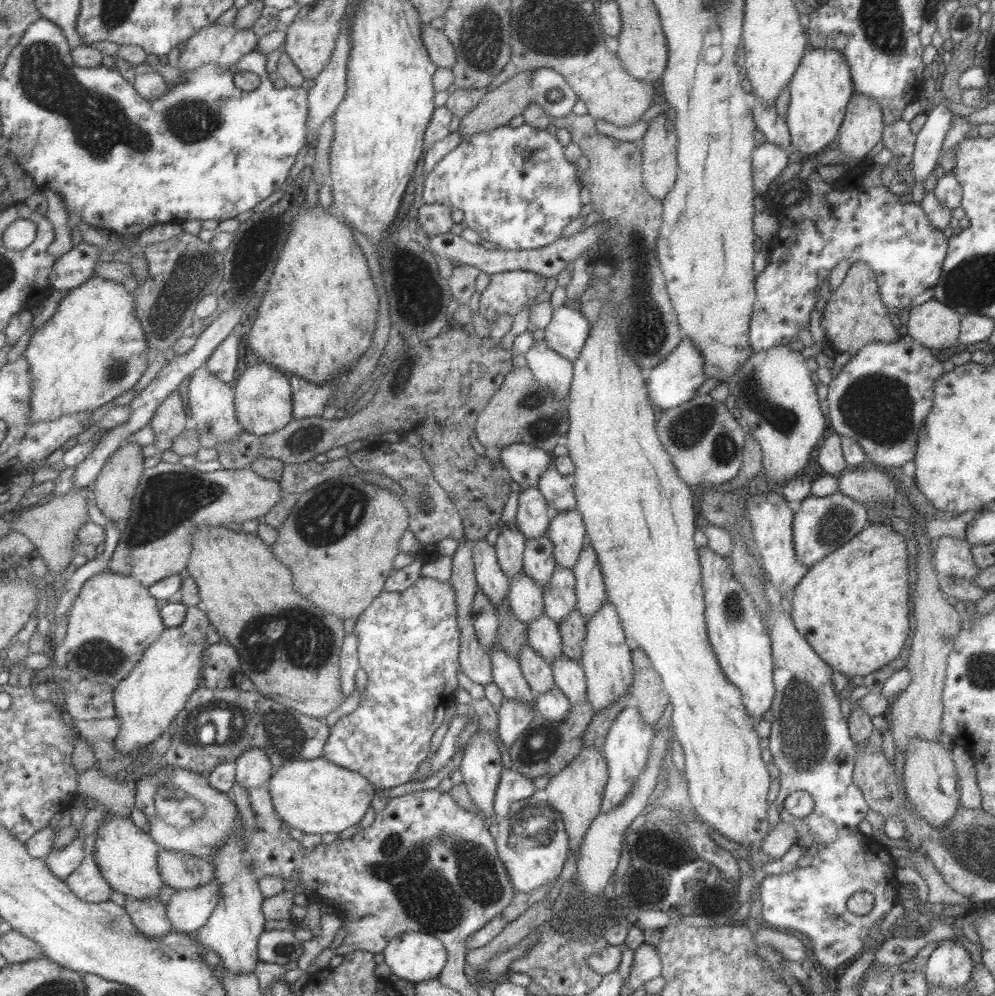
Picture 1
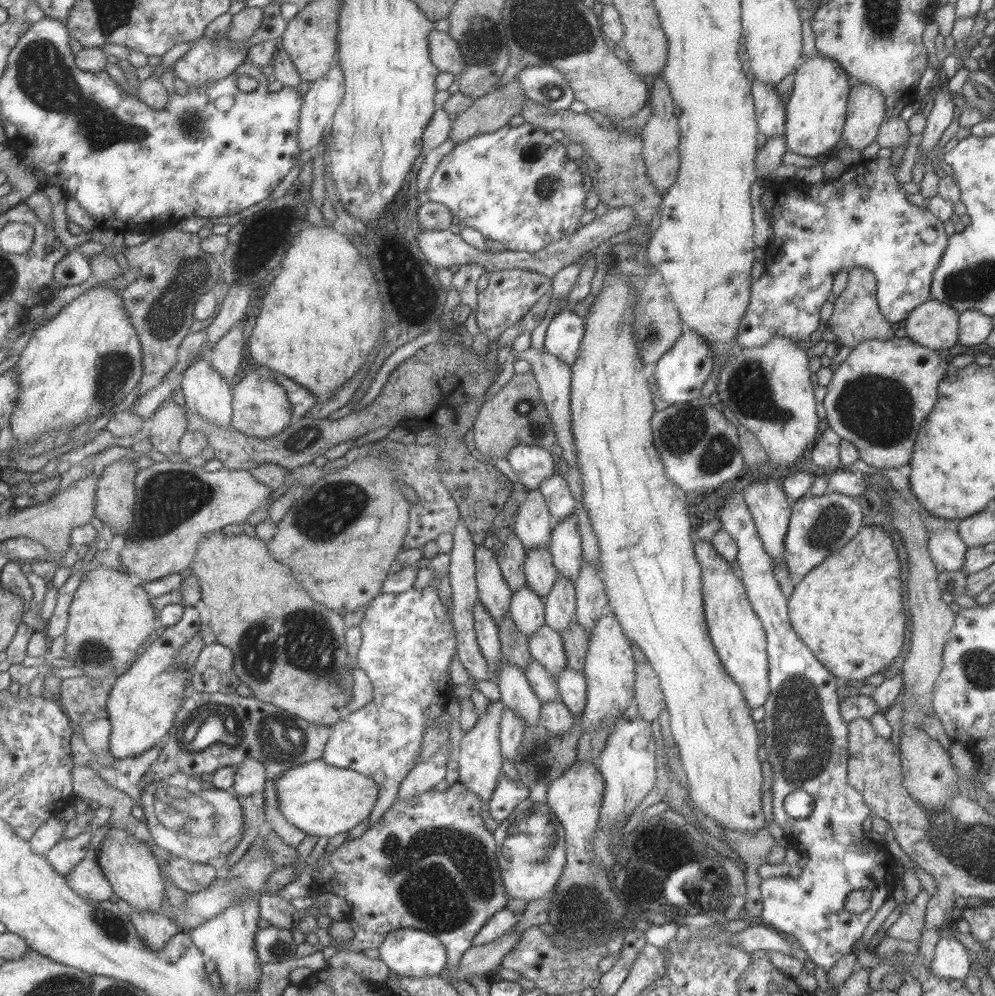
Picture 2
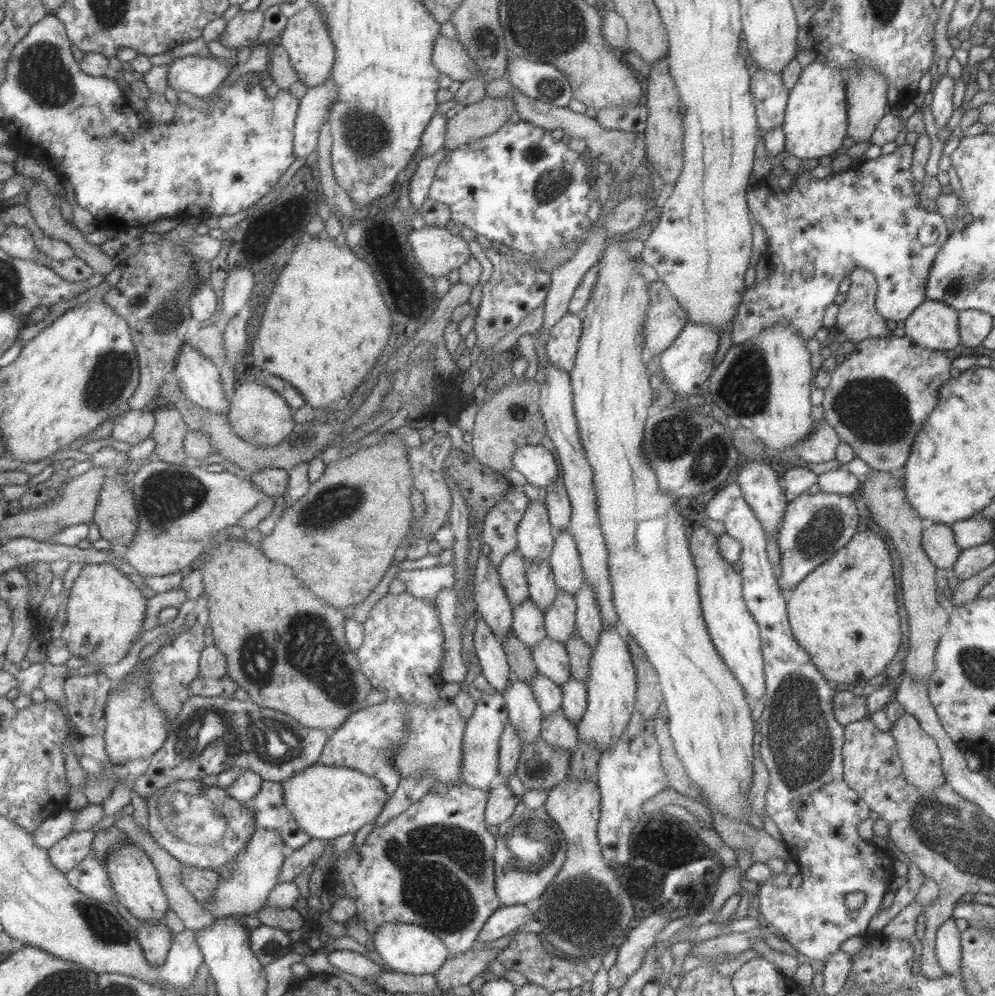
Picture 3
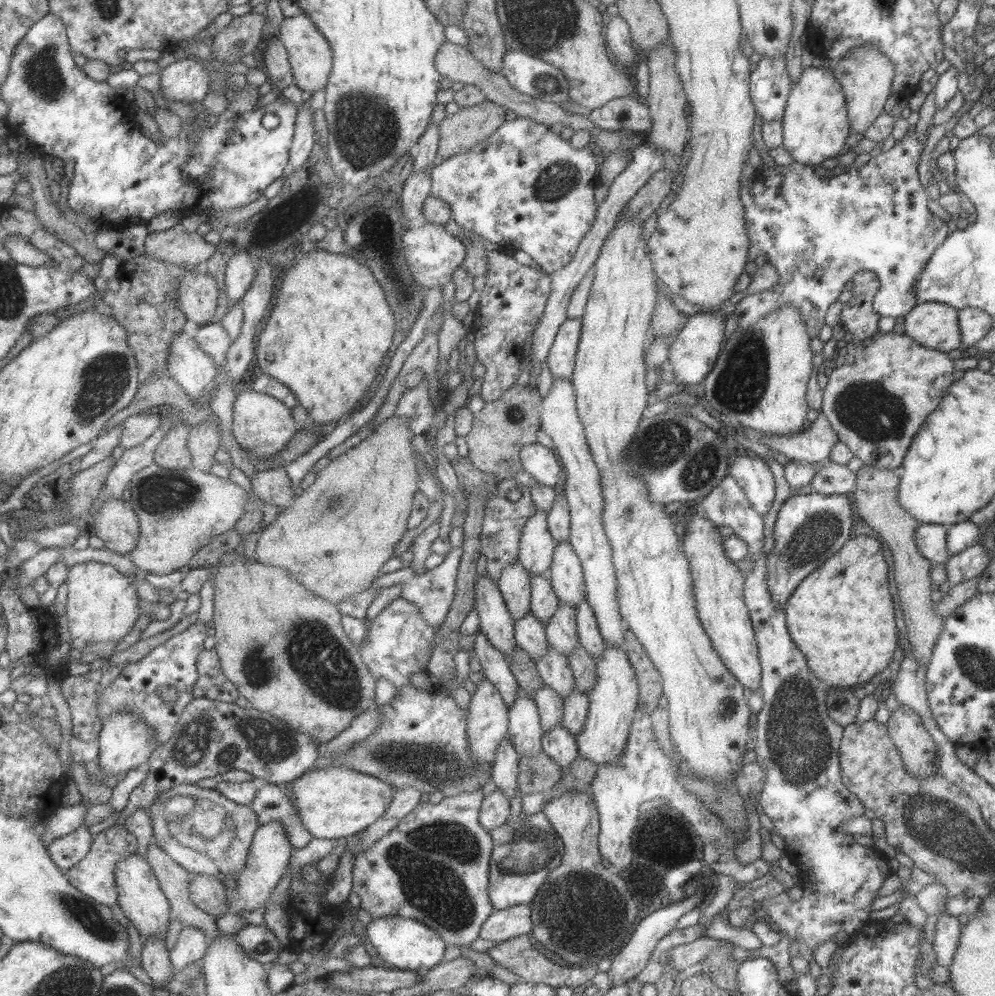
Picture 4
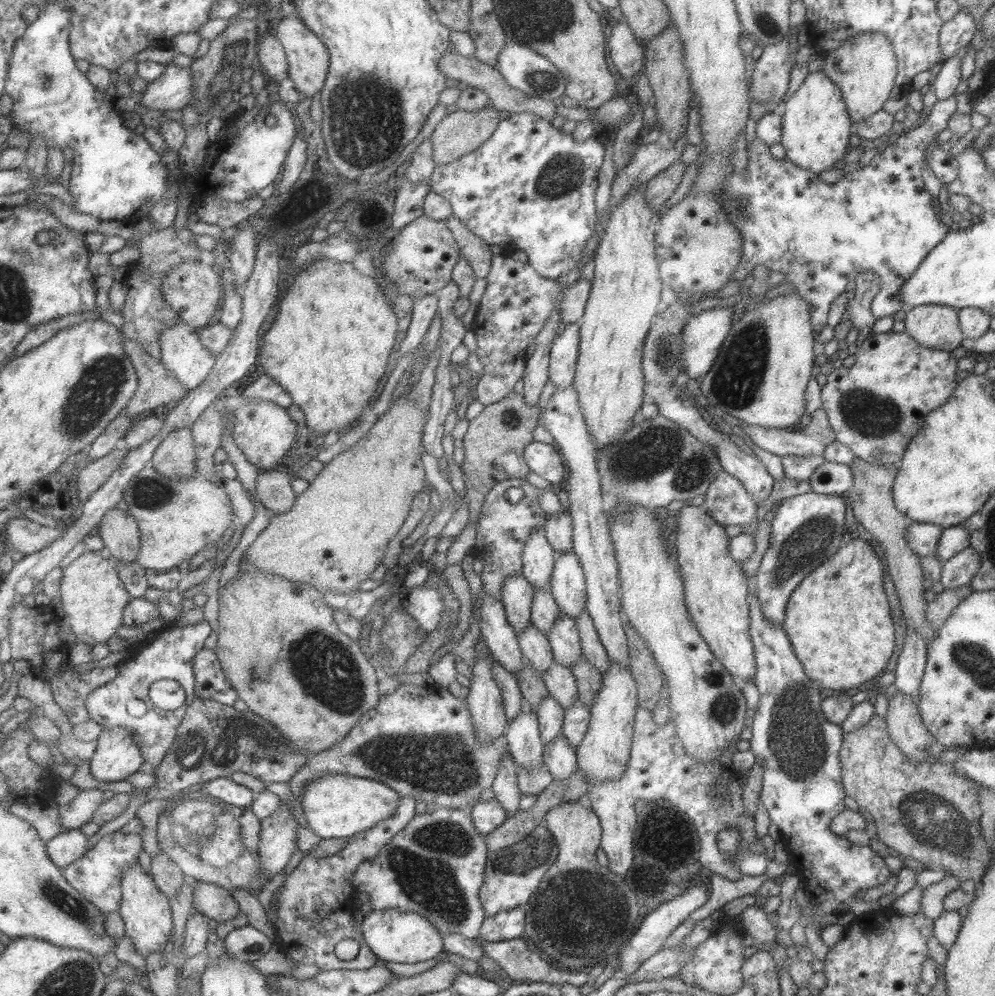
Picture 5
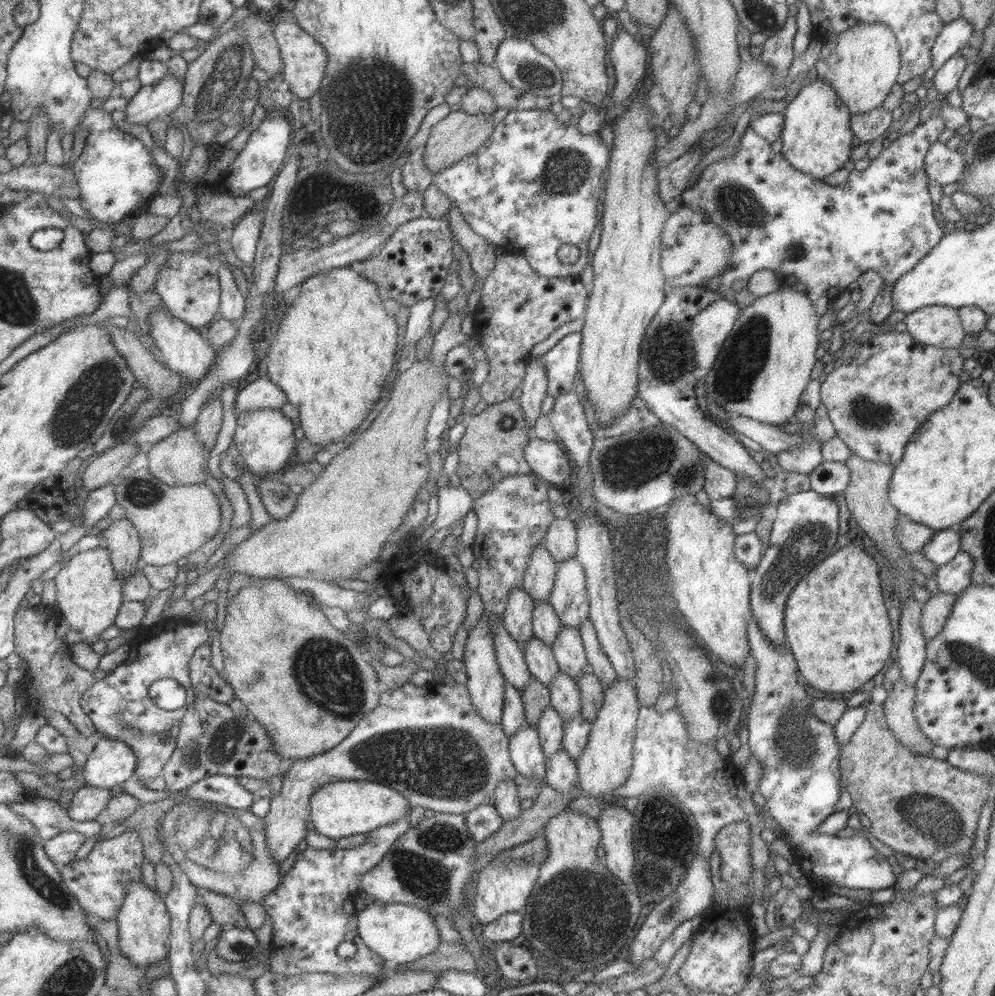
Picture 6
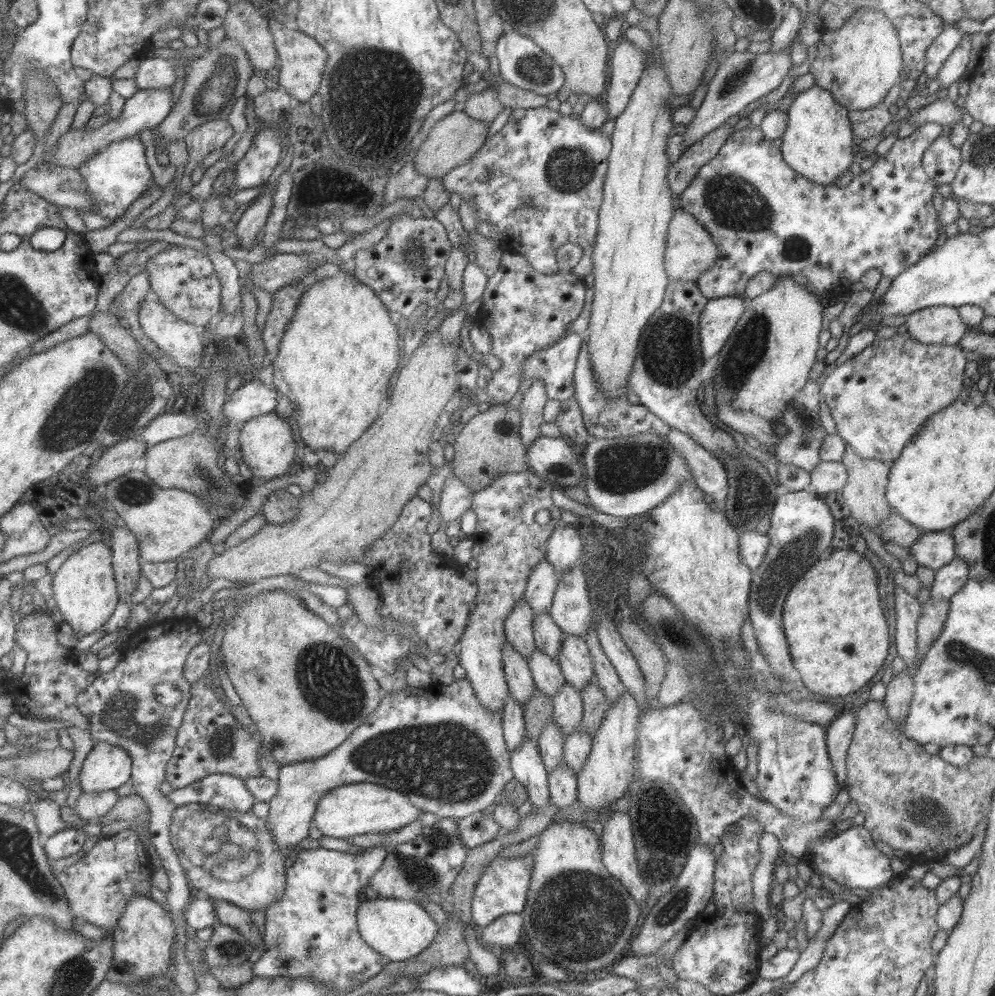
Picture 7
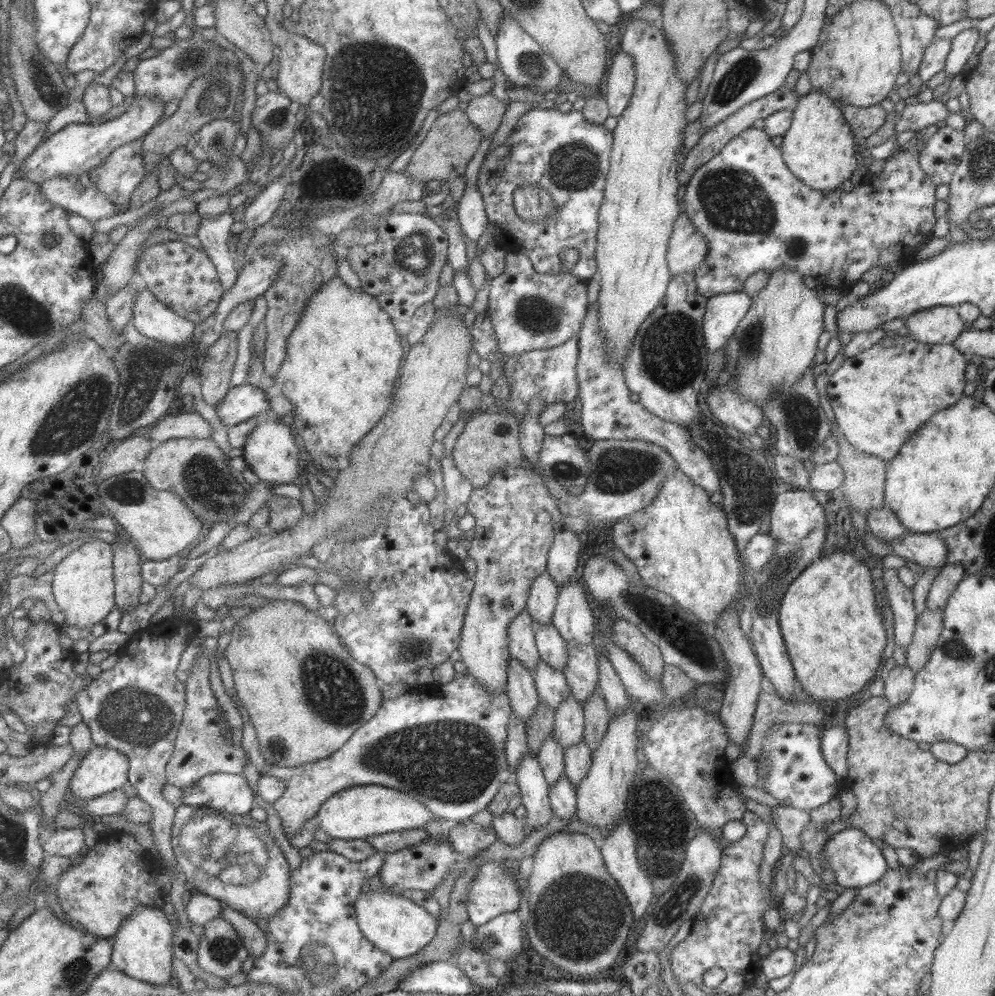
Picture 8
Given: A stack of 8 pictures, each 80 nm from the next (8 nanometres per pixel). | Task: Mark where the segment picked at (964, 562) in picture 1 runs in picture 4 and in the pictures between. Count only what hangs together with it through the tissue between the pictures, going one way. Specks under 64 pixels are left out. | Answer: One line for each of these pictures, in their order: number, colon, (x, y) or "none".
2: (946, 549)
3: (938, 542)
4: (930, 539)

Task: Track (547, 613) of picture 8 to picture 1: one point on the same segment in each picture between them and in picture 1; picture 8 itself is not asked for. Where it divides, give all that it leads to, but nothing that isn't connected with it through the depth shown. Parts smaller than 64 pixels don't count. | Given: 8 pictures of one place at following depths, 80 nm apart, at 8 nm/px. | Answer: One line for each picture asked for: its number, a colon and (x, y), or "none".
1: (532, 518)
2: (531, 524)
3: (534, 538)
4: (536, 546)
5: (537, 558)
6: (538, 580)
7: (541, 585)

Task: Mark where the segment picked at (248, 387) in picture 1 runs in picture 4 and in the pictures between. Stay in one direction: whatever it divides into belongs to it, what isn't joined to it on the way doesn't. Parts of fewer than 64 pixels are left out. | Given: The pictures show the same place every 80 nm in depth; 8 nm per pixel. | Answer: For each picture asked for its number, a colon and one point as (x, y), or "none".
2: (261, 408)
3: (259, 415)
4: (263, 426)

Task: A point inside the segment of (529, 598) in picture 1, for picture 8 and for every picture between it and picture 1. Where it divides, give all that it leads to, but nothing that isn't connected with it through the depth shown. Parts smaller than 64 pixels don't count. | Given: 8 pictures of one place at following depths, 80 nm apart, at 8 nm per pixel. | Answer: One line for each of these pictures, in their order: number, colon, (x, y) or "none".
2: (526, 610)
3: (527, 625)
4: (529, 635)
5: (534, 646)
6: (541, 664)
7: (547, 677)
8: (551, 687)

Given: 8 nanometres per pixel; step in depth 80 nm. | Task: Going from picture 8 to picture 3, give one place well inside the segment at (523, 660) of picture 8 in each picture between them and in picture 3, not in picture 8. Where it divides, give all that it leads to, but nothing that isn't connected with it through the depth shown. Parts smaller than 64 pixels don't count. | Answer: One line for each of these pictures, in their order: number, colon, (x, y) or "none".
3: (511, 570)
4: (514, 582)
5: (516, 594)
6: (517, 618)
7: (518, 625)

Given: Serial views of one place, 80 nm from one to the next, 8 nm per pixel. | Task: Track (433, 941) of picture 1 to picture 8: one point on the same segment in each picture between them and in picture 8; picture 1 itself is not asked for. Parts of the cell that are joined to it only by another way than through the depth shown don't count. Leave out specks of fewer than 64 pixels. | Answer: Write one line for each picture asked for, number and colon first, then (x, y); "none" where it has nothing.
2: (407, 951)
3: (403, 947)
4: (407, 944)
5: (393, 935)
6: (399, 933)
7: (398, 929)
8: (395, 925)

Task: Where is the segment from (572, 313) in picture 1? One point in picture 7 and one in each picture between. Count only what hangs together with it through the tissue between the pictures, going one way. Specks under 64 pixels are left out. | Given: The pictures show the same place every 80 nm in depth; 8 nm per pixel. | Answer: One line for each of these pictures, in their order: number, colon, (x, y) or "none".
2: (563, 336)
3: (561, 346)
4: (561, 358)
5: (562, 357)
6: (560, 363)
7: (554, 367)

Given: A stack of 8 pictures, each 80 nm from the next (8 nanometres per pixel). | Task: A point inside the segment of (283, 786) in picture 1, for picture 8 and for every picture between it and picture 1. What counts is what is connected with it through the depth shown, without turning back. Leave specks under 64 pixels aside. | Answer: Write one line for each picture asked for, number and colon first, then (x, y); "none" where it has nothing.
2: (320, 800)
3: (326, 802)
4: (333, 802)
5: (335, 806)
6: (341, 809)
7: (360, 808)
8: (358, 812)

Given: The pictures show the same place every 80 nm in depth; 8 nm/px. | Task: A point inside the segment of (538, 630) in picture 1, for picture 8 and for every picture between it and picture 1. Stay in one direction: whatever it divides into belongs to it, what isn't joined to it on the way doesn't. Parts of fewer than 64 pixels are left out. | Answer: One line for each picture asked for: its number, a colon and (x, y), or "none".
2: (545, 646)
3: (550, 658)
4: (552, 667)
5: (560, 683)
6: (564, 694)
7: (567, 704)
8: (568, 717)

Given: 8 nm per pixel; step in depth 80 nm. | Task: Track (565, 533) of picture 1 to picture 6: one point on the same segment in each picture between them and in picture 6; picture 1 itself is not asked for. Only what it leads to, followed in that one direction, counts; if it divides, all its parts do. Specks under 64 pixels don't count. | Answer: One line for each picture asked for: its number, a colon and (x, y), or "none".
2: (564, 546)
3: (564, 561)
4: (565, 573)
5: (566, 585)
6: (569, 599)

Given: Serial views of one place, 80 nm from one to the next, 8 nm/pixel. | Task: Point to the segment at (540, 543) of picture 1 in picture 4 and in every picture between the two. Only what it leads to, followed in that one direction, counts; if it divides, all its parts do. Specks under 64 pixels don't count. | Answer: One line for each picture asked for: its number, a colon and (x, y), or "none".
2: (540, 574)
3: (541, 589)
4: (543, 603)

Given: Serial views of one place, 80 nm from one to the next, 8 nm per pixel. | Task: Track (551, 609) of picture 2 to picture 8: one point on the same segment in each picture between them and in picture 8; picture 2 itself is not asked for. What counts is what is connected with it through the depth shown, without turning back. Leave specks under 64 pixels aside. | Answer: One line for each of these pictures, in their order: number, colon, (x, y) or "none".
3: (559, 626)
4: (560, 631)
5: (564, 641)
6: (567, 648)
7: (574, 659)
8: (580, 671)

